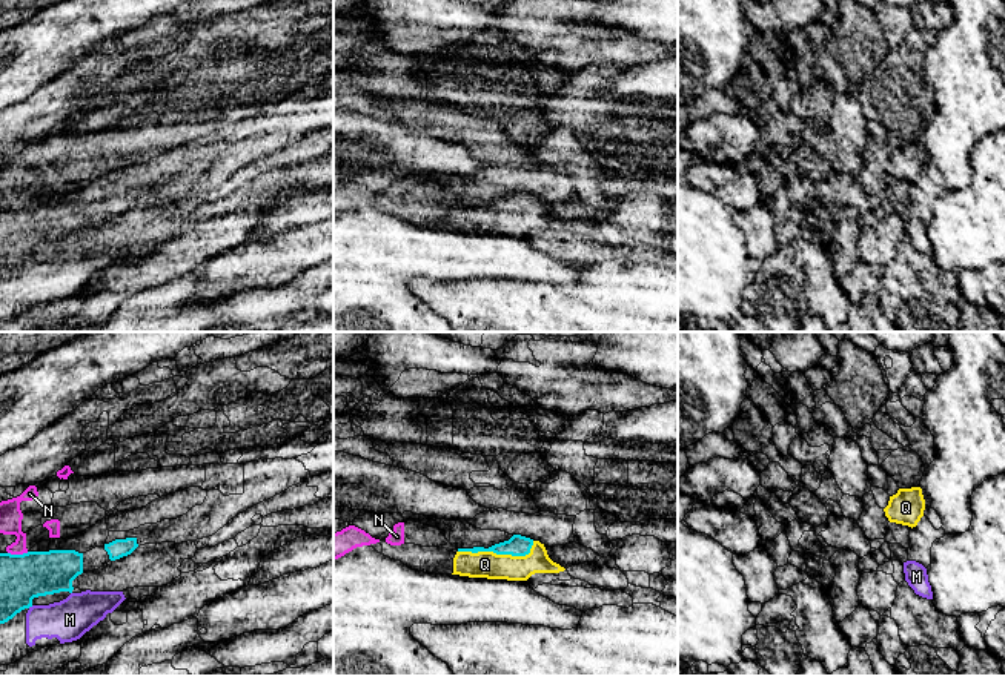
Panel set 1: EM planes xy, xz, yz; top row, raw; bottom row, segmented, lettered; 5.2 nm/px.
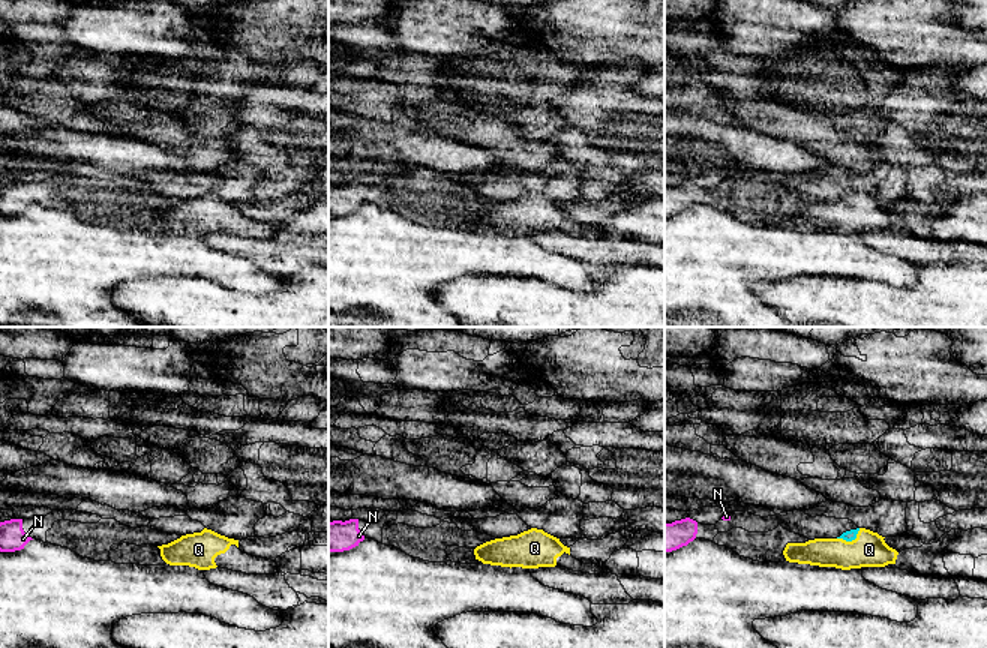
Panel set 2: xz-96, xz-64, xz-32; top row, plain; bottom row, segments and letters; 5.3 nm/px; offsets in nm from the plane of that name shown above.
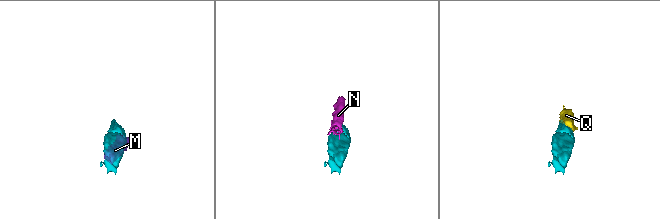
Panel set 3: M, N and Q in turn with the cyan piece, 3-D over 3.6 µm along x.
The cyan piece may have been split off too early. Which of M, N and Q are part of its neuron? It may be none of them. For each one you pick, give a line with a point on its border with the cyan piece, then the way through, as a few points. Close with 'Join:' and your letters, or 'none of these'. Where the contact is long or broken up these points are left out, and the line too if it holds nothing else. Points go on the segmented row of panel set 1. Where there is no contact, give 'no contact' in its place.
Q: meets cyan in xz at (498, 553)
Join: Q

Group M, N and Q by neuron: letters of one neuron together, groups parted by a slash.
M / N / Q

